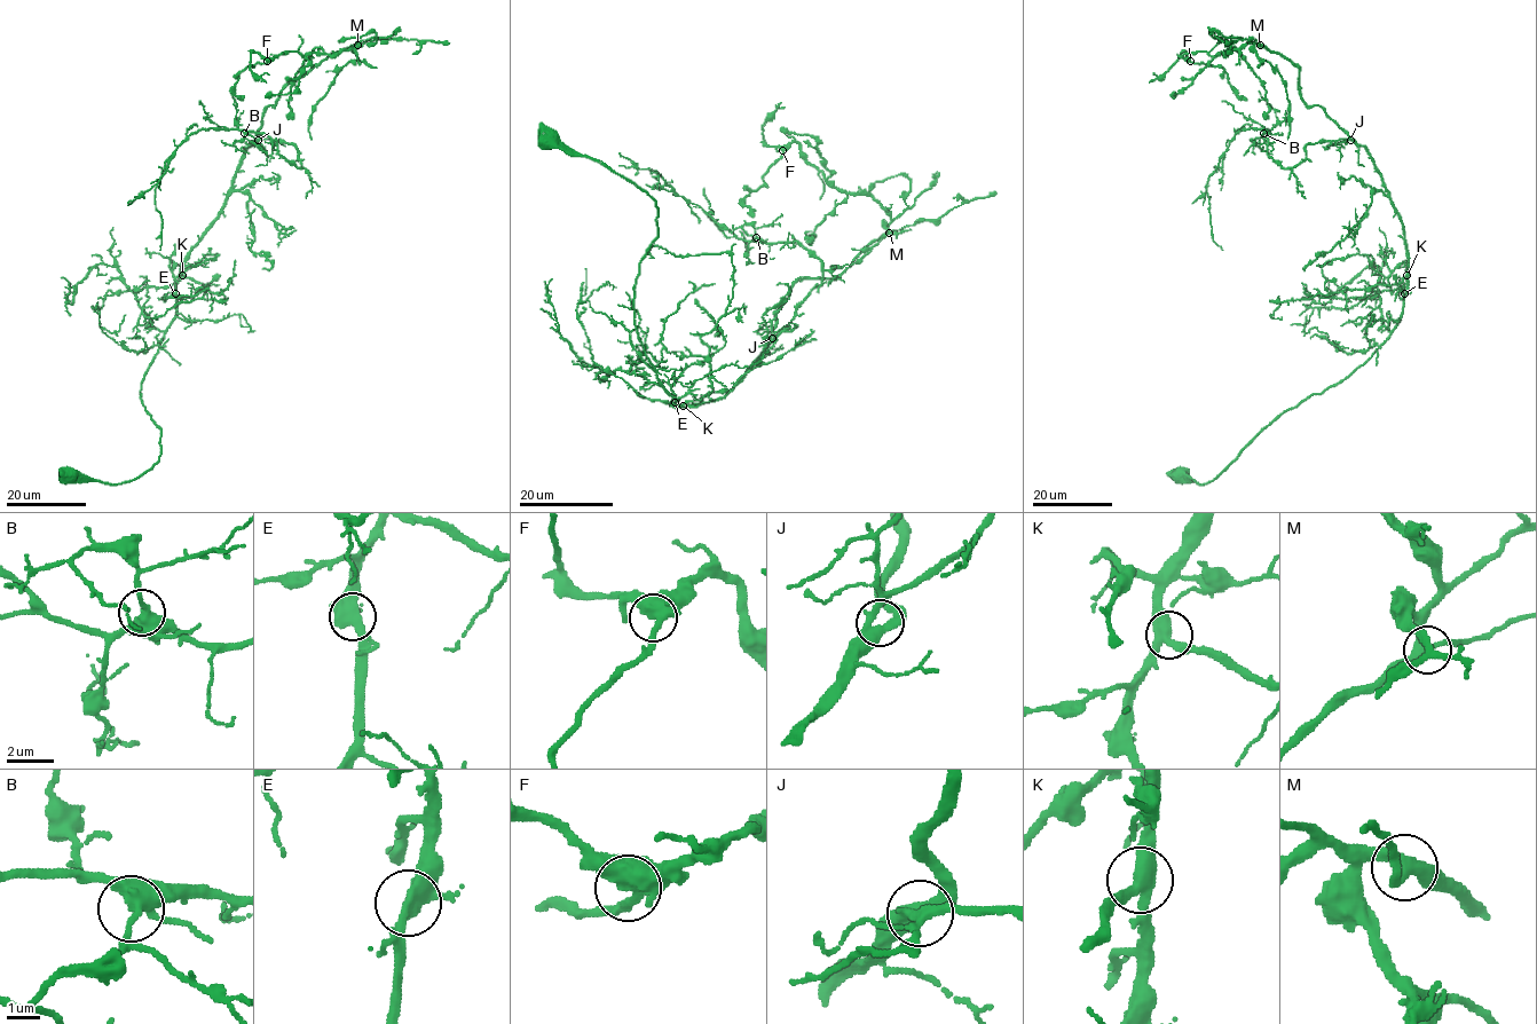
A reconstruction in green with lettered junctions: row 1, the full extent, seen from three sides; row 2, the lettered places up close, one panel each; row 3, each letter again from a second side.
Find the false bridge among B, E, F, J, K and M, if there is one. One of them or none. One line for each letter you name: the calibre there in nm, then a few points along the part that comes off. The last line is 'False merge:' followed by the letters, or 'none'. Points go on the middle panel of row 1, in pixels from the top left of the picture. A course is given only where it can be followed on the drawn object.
False merge: none

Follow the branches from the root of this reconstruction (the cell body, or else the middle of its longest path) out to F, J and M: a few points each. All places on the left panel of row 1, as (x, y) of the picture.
F: (70, 477), (121, 483), (158, 461), (141, 384), (175, 315), (180, 265), (263, 111), (360, 42), (267, 61)
J: (70, 477), (121, 483), (158, 461), (160, 430), (146, 411), (141, 384), (175, 315), (180, 265), (258, 140)
M: (70, 477), (121, 483), (158, 461), (141, 384), (175, 315), (180, 265), (263, 111), (357, 45)

